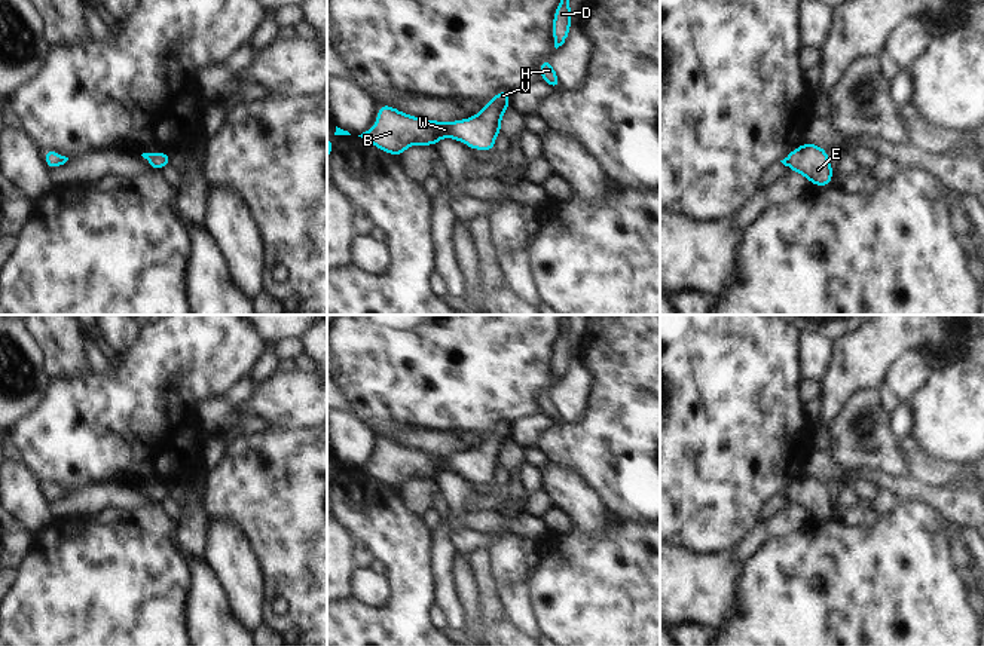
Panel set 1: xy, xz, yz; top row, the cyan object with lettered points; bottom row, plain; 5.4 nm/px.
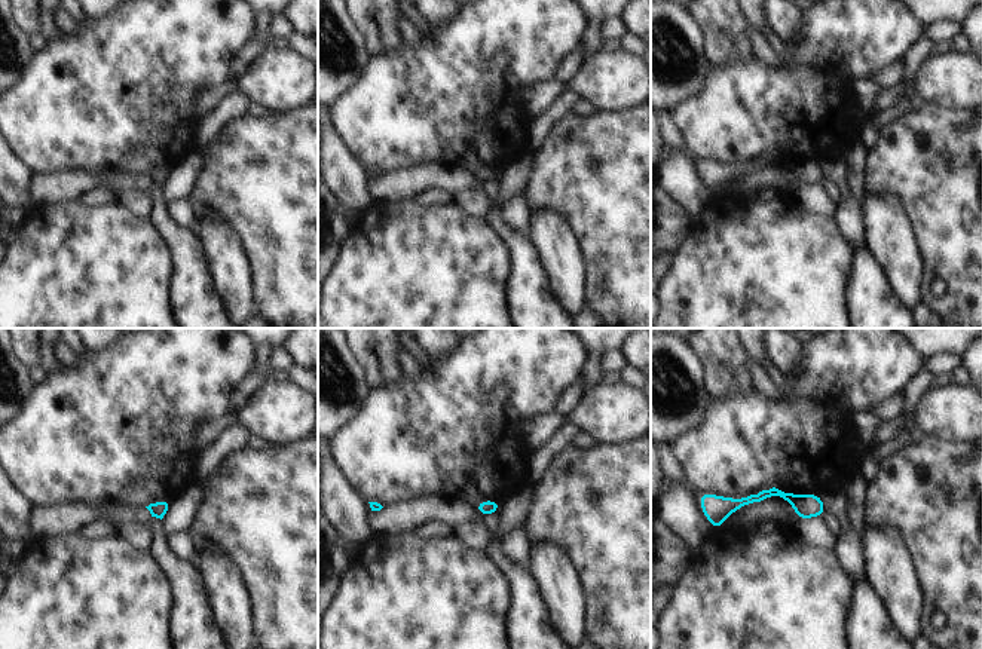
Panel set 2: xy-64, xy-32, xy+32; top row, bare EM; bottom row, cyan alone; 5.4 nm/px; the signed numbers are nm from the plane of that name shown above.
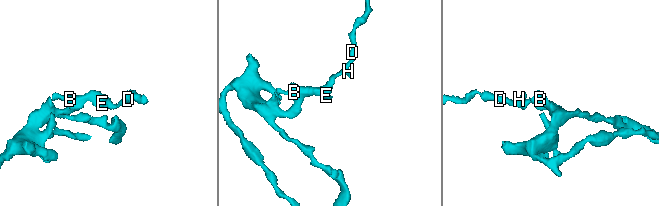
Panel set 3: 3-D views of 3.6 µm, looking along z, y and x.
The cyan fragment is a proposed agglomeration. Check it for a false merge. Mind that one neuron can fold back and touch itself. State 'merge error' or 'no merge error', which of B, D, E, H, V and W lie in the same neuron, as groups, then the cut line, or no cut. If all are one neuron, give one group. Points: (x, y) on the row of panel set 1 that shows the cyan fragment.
no merge error; groups B D E H V W; cut none

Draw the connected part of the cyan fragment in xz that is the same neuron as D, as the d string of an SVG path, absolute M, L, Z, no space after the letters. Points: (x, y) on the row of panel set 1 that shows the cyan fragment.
M560 0L559 6L554 10L554 21L551 25L556 49L566 42L571 22L572 22L572 13L569 7L569 0Z

